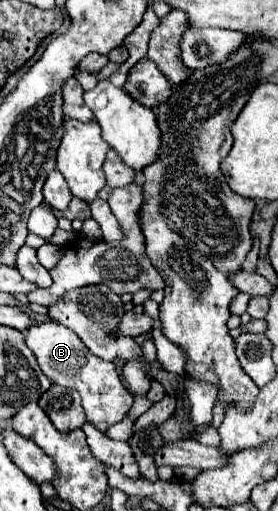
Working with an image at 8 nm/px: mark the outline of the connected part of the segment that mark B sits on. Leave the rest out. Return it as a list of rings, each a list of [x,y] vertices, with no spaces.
[[[51,320],[31,326],[25,336],[27,336],[27,346],[37,356],[37,362],[39,362],[41,370],[49,376],[49,380],[53,384],[61,384],[61,386],[79,390],[89,422],[93,422],[101,432],[105,432],[109,426],[123,420],[123,416],[129,412],[133,400],[125,400],[125,388],[121,386],[119,374],[117,374],[113,362],[105,362],[105,360],[97,358],[95,354],[91,354],[73,330],[69,330],[57,322],[51,322]]]

